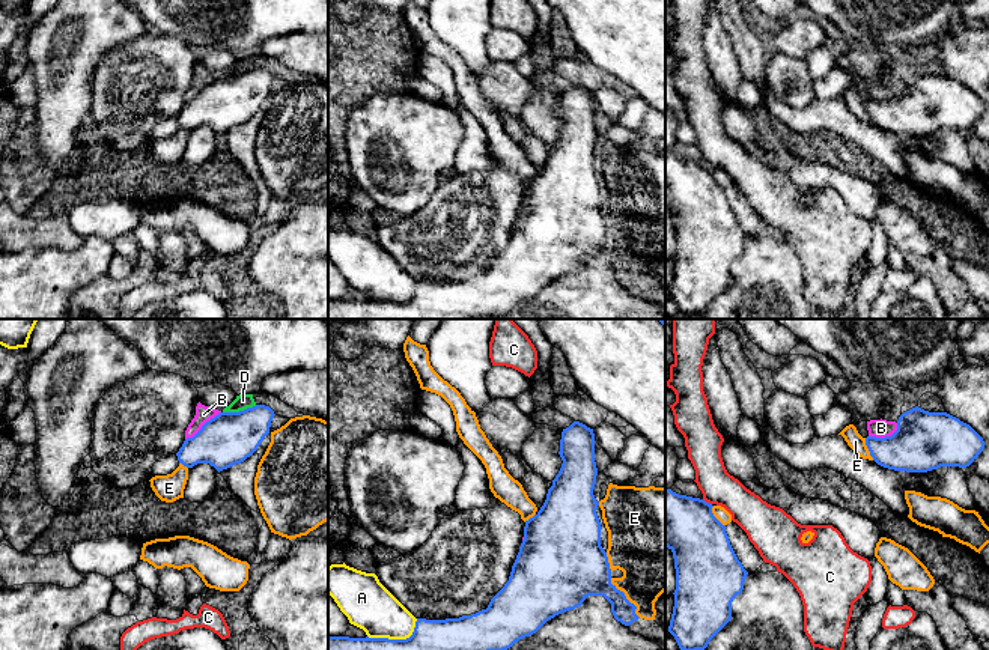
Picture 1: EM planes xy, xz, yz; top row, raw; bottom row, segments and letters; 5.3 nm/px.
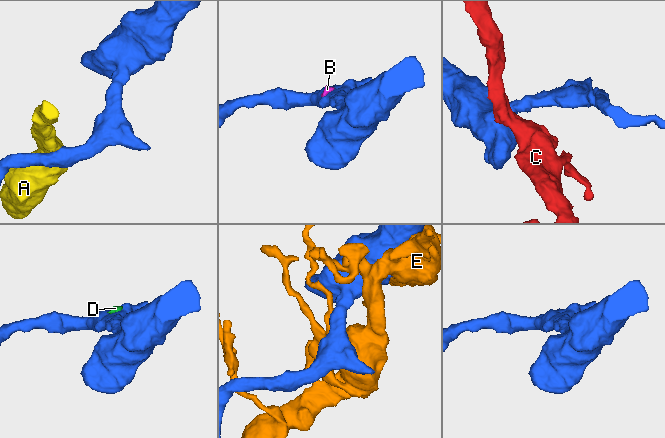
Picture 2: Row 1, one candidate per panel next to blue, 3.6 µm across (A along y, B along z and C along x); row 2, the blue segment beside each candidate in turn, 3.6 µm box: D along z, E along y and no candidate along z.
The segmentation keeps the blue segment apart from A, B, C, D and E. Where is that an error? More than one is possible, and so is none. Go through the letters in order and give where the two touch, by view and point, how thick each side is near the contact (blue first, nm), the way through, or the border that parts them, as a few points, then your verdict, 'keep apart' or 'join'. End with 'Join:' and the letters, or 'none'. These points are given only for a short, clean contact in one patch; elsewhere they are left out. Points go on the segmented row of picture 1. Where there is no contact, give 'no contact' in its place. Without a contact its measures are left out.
A: meets blue in xz at (396, 640); 160 nm thick on the blue side, 260 nm on the other; border along xz (417, 619), (413, 632), (405, 638), (368, 637); keep apart
B: meets blue in xy at (202, 426); 280 nm thick on the blue side, 90 nm on the other; border along xy (220, 411), (185, 440); keep apart
C: meets blue in yz at (708, 503); 320 nm thick on the blue side, 190 nm on the other; border along yz (703, 498), (711, 504); keep apart
D: meets blue in xy at (240, 411); 280 nm thick on the blue side, 80 nm on the other; border along xy (256, 405), (234, 413), (223, 413); keep apart
E: meets blue in xz at (625, 598); 260 nm thick on the blue side, 340 nm on the other; keep apart
Join: none

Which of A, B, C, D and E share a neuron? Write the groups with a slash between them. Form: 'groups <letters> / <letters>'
groups A / B D / C / E

